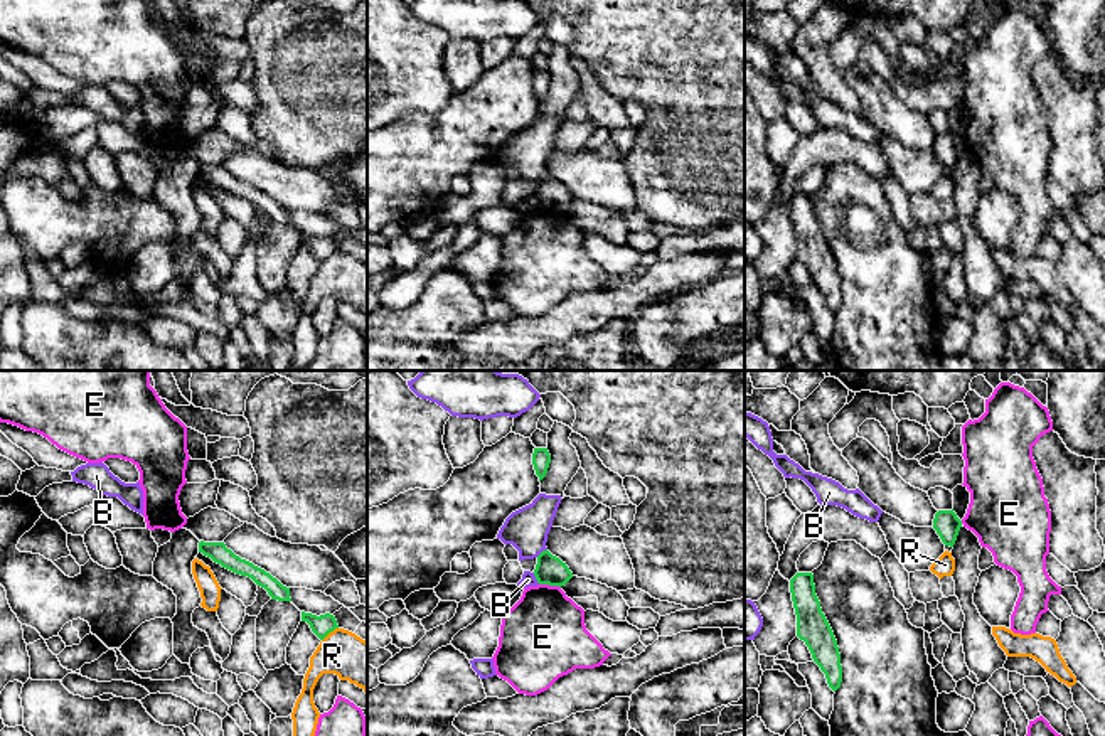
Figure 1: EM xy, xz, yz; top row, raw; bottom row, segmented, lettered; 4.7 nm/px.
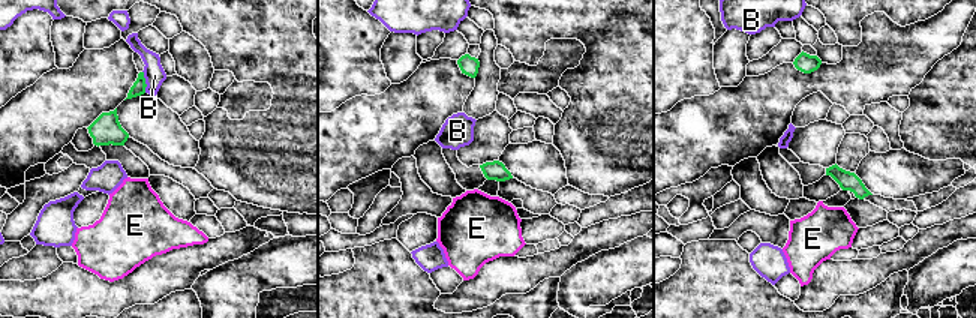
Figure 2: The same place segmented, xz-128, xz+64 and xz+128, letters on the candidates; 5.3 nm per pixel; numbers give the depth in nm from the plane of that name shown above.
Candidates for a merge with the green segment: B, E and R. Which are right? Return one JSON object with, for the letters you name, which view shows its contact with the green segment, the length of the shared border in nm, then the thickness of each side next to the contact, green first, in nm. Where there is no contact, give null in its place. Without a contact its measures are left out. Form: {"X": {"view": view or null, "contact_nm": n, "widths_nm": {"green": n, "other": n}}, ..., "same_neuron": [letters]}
{"same_neuron": []}

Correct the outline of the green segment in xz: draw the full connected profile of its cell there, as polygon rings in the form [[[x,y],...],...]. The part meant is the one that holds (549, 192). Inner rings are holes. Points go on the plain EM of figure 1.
[[[547,172],[537,179],[534,199],[539,207],[564,209],[573,195],[559,180],[552,179]]]

